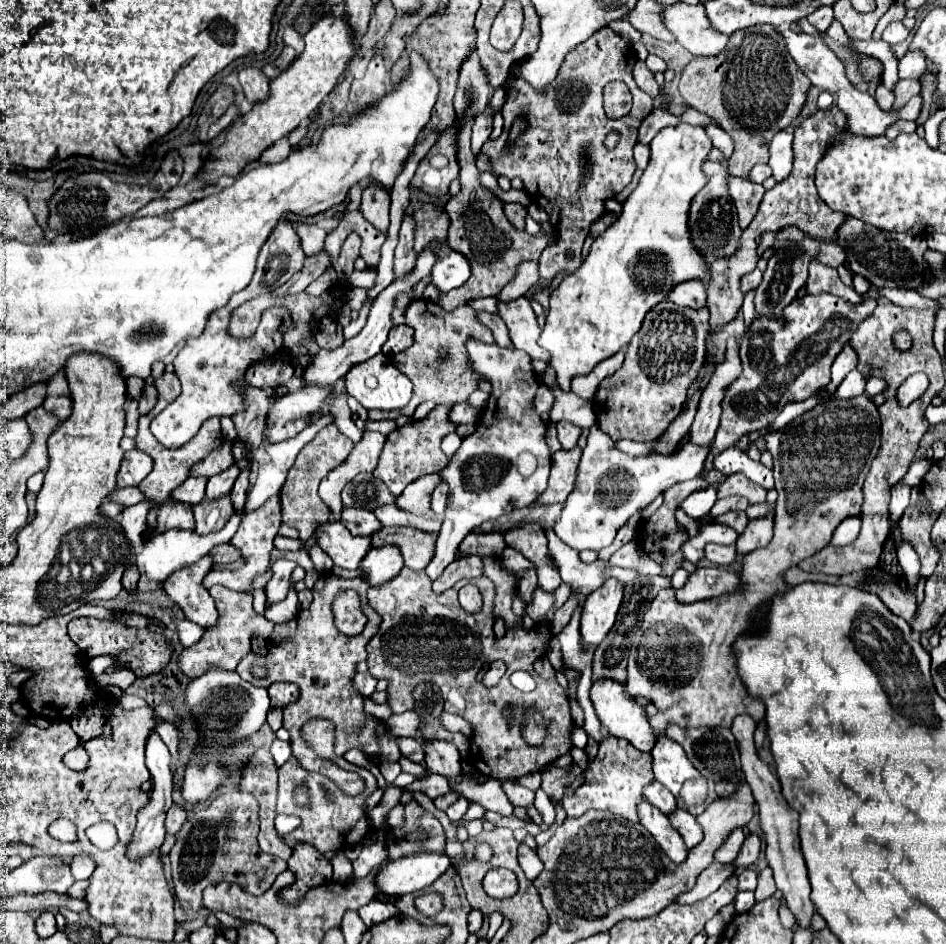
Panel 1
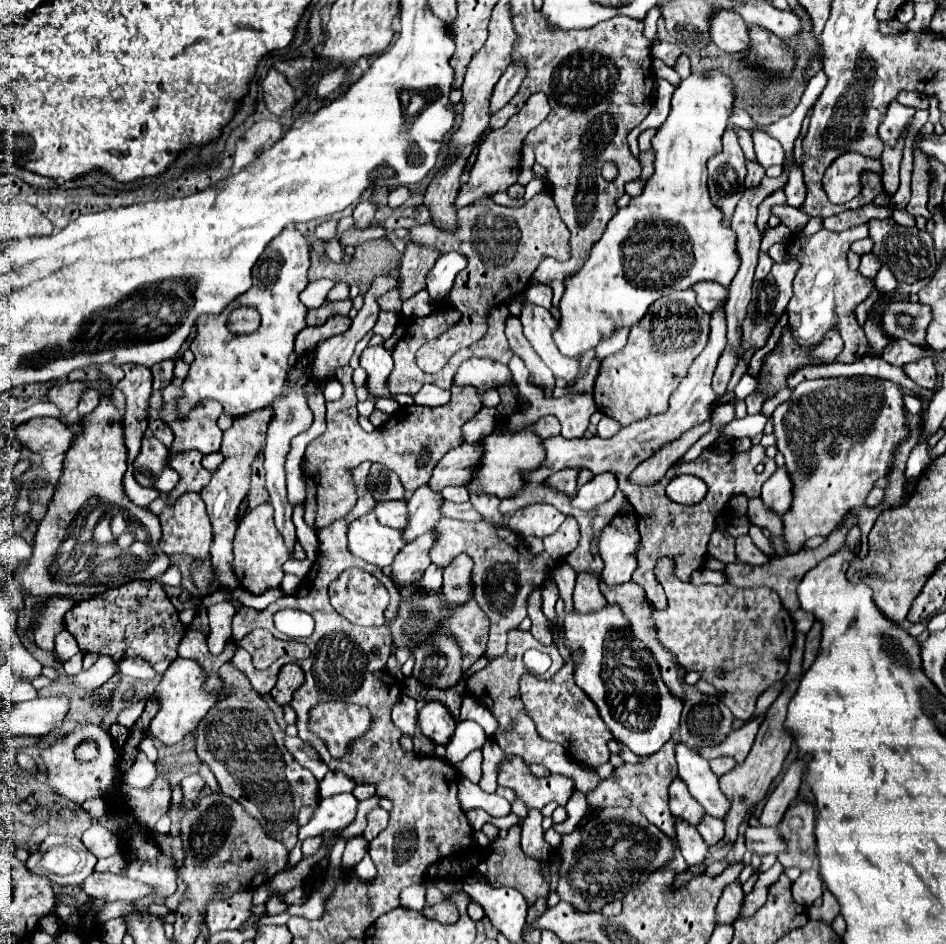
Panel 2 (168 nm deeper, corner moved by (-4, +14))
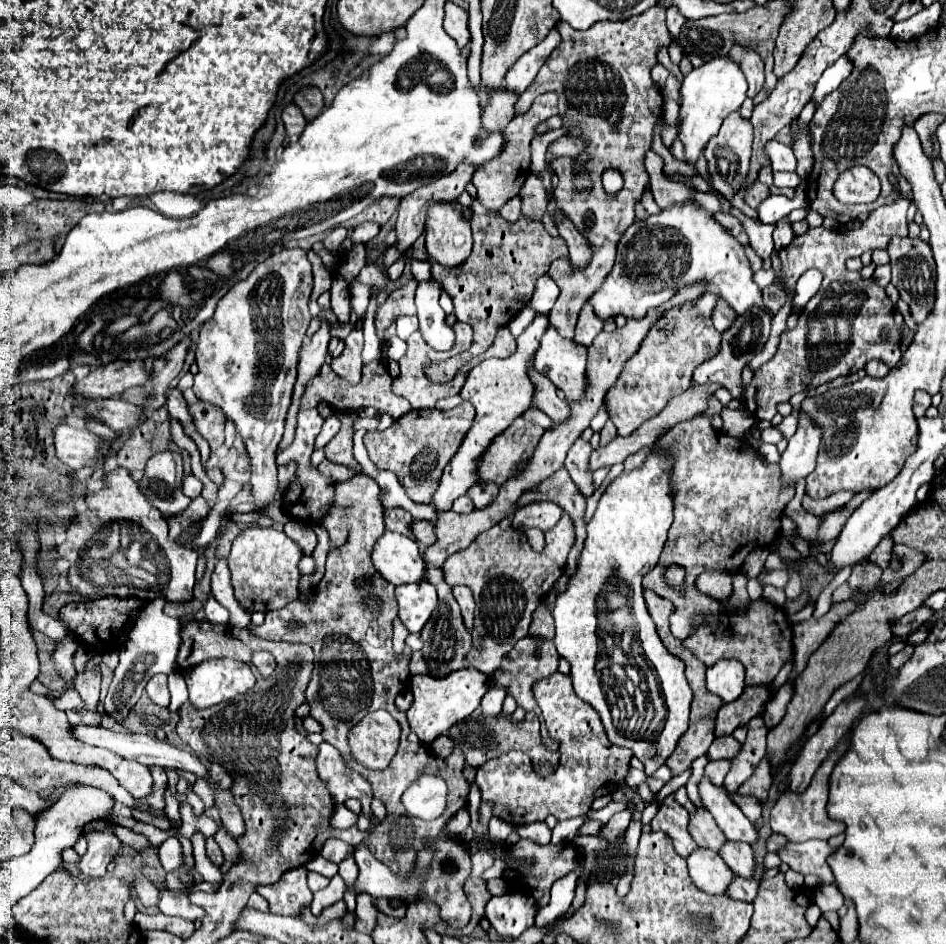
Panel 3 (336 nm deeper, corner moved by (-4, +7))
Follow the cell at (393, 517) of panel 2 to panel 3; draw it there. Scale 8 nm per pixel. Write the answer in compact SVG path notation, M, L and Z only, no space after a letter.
M417 521L417 523L413 523L413 533L415 533L415 537L417 537L425 547L431 547L431 545L437 541L435 525L433 525L431 521Z

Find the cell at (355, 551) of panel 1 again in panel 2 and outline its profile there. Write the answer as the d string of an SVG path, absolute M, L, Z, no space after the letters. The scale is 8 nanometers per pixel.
M373 512L349 524L347 544L353 556L379 568L387 568L393 562L395 554L405 546L401 540L401 532L379 524Z

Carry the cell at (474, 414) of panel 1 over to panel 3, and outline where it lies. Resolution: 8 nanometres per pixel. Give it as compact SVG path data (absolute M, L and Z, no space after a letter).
M529 407L521 416L526 421L540 424L545 429L551 428L553 426L553 422L550 417L539 409Z

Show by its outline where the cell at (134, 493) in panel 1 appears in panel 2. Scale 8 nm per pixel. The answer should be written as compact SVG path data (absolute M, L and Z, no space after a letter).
M165 468L165 470L157 476L157 480L153 480L153 488L159 490L159 492L171 492L171 490L175 488L177 480L179 480L179 474L177 474L173 468Z

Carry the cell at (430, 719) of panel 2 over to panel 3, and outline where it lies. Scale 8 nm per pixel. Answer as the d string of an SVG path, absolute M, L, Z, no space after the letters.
M463 667L461 671L453 671L447 677L433 677L433 675L411 675L409 679L411 693L413 693L413 705L407 711L407 719L411 725L411 731L419 735L423 743L431 743L435 737L443 735L453 727L453 723L469 717L481 703L481 697L487 693L491 681L489 675L477 671L475 667Z

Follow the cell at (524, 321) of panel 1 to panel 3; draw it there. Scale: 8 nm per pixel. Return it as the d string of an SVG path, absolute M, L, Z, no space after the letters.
M551 325L535 355L535 369L561 389L569 403L581 401L587 391L587 345L563 339Z

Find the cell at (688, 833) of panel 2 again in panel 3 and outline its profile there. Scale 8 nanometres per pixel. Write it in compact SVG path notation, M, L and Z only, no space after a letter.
M697 849L689 855L687 865L693 883L709 895L723 895L733 881L733 871L715 851Z

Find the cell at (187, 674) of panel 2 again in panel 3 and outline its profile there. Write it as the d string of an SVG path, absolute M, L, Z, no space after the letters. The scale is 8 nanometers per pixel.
M209 659L189 669L183 677L197 709L243 695L255 685L251 667L239 659Z

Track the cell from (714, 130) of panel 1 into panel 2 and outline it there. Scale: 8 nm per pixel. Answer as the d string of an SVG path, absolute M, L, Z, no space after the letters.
M737 128L737 138L739 138L739 144L741 144L743 152L745 152L745 158L747 158L747 160L755 160L755 152L753 152L753 138L751 138L751 134L749 134L747 130Z

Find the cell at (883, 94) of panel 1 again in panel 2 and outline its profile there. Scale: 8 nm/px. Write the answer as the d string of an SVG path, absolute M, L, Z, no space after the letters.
M899 92L897 94L897 100L901 104L907 104L907 106L913 106L913 108L929 108L929 102L927 102L927 96L925 94L919 94L919 92Z

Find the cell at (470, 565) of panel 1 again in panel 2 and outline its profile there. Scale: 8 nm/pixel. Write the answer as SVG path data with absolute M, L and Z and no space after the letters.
M457 556L457 560L453 560L453 564L449 564L449 568L443 570L443 594L447 598L449 604L463 604L465 600L471 598L471 568L473 568L473 560L469 560L469 556Z

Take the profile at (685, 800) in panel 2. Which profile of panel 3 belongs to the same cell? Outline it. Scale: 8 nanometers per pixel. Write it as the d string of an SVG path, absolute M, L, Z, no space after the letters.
M697 809L697 813L691 815L689 831L691 831L695 843L703 849L711 849L711 851L719 853L719 847L723 847L723 843L727 843L725 835L717 827L713 815L709 815L709 811L705 811L705 809Z

